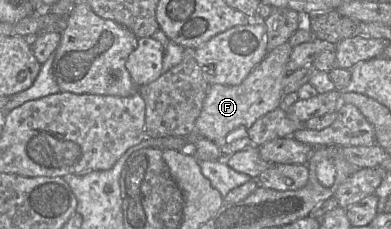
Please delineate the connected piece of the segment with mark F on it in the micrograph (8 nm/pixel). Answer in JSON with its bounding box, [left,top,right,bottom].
[195,41,293,144]

